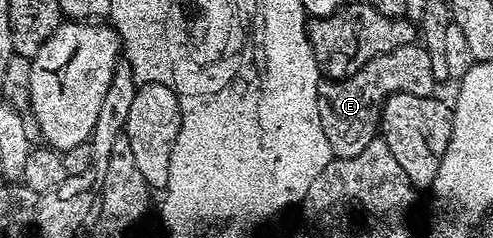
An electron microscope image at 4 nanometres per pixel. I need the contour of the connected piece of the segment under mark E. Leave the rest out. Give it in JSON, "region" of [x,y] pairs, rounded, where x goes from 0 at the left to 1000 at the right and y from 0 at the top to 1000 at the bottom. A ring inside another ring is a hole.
{"region":[[[856,181],[805,197],[805,214],[789,214],[781,231],[765,231],[765,248],[748,248],[740,282],[732,282],[712,324],[655,332],[647,349],[647,479],[651,534],[659,534],[659,584],[667,584],[667,618],[680,660],[714,660],[732,651],[753,592],[763,588],[771,555],[771,492],[777,441],[791,403],[807,387],[828,399],[872,408],[884,387],[886,345],[878,315],[878,265],[870,252],[870,214]]]}

